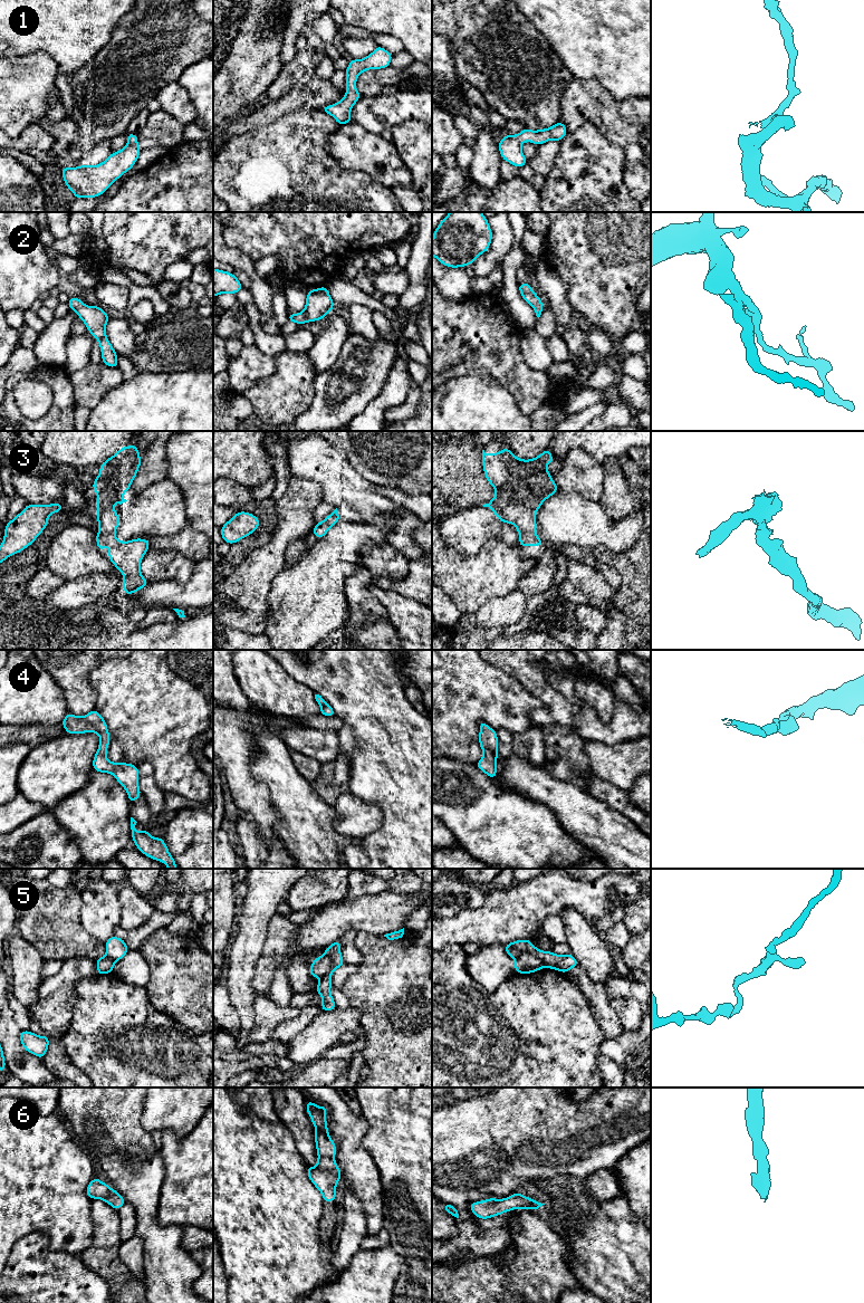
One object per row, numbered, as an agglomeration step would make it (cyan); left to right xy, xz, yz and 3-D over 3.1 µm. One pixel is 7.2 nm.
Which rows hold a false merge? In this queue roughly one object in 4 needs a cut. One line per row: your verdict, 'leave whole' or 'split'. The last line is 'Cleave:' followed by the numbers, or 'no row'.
1: leave whole
2: leave whole
3: leave whole
4: leave whole
5: split
6: leave whole
Cleave: 5

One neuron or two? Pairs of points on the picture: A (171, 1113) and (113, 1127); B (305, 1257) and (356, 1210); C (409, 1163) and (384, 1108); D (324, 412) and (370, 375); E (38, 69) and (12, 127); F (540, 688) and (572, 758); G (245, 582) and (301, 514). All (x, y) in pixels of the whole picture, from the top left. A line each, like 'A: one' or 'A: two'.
A: two
B: two
C: one
D: one
E: one
F: two
G: one

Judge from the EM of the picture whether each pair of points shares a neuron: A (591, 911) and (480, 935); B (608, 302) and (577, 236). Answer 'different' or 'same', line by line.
A: same
B: same

